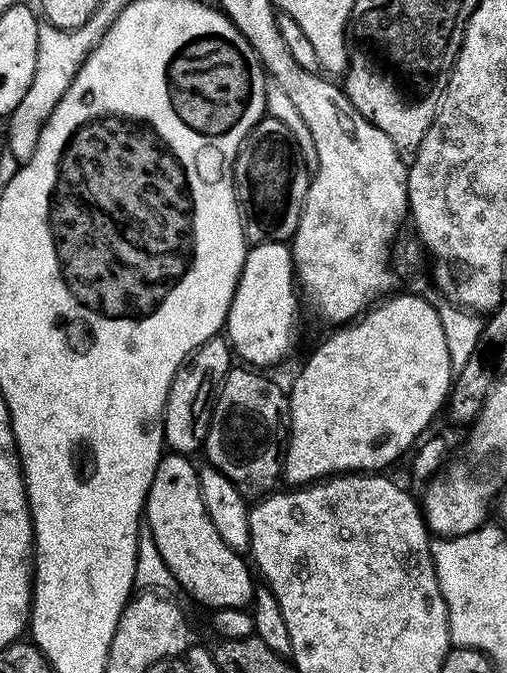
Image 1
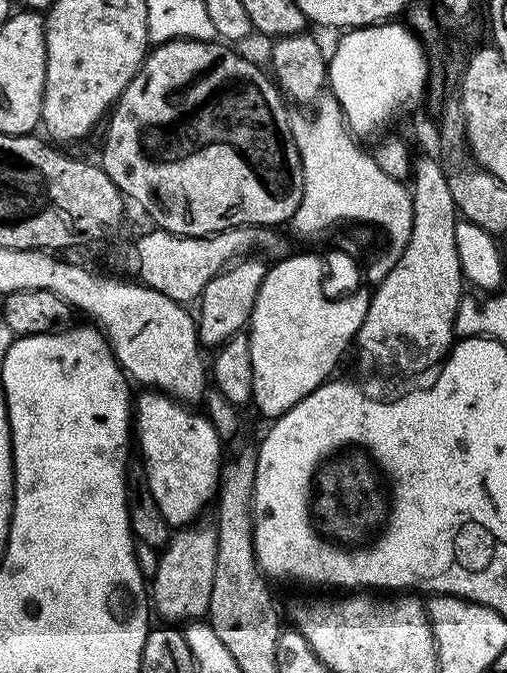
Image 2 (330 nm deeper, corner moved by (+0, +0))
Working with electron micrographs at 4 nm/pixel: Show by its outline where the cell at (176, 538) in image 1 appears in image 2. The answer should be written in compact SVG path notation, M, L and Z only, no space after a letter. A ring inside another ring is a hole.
M155 390L141 391L141 396L137 395L134 400L134 436L140 439L140 452L142 457L142 463L144 465L144 473L148 476L150 482L150 494L154 494L154 502L158 502L158 510L162 510L162 518L166 518L166 522L169 526L188 526L200 516L200 511L204 507L213 503L214 497L220 487L220 466L222 463L222 455L220 456L220 444L222 444L222 438L214 430L214 426L209 422L207 415L201 414L200 416L189 405L182 404L178 400L172 399L170 396L165 396L162 392Z

